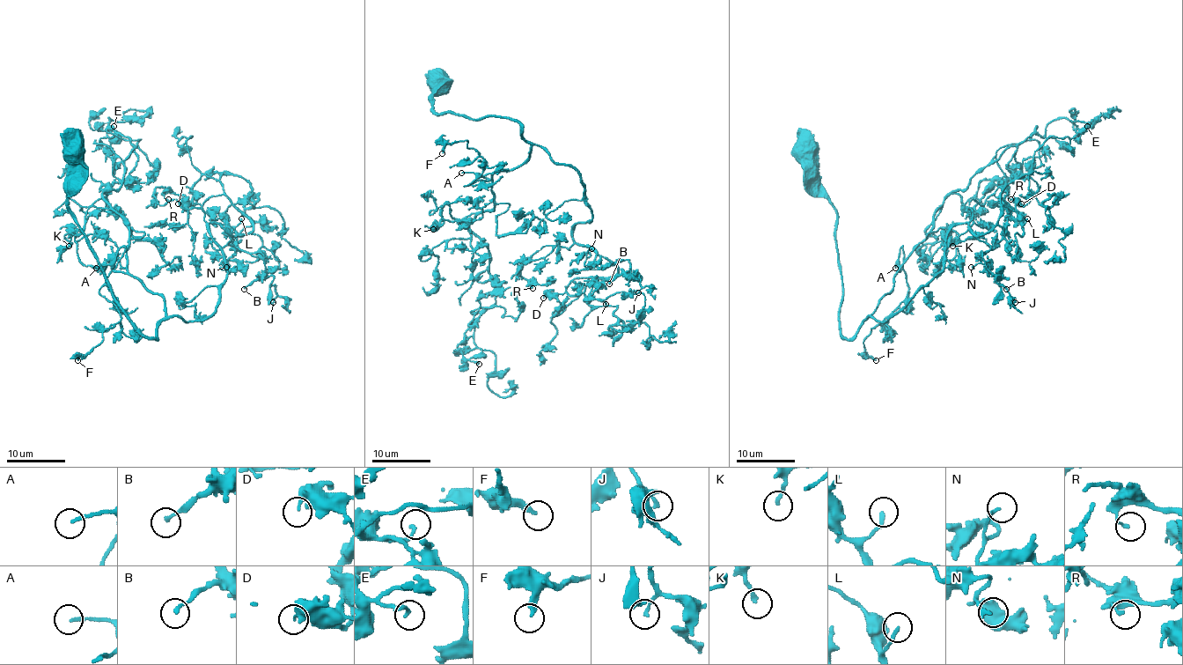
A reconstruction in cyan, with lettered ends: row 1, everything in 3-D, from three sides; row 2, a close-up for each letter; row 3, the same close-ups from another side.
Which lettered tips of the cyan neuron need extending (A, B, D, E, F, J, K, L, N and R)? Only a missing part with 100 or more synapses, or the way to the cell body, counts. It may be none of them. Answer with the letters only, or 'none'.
A

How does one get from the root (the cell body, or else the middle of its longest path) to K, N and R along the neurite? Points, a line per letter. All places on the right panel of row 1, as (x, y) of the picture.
K: (804, 151), (837, 214), (844, 336), (892, 289), (942, 207), (926, 233), (948, 234), (952, 246)
N: (804, 151), (837, 214), (844, 336), (942, 269), (954, 225), (990, 246), (971, 267)
R: (804, 151), (837, 214), (847, 338), (942, 269), (973, 199), (997, 188), (1010, 199)

